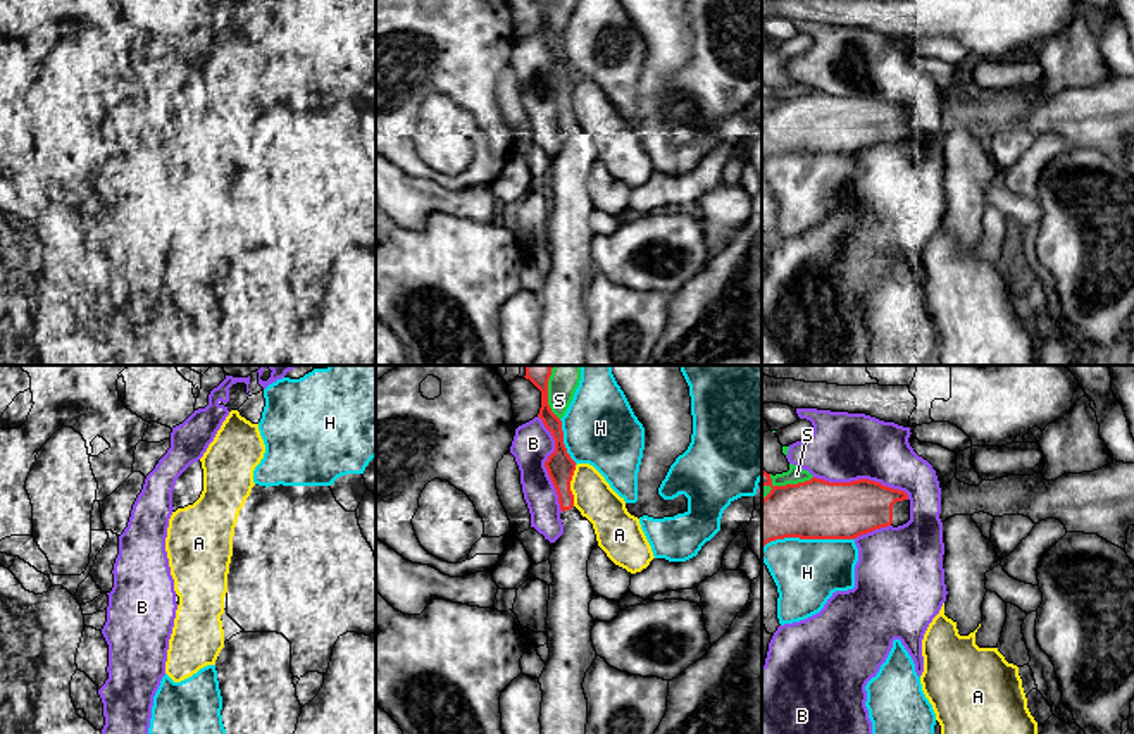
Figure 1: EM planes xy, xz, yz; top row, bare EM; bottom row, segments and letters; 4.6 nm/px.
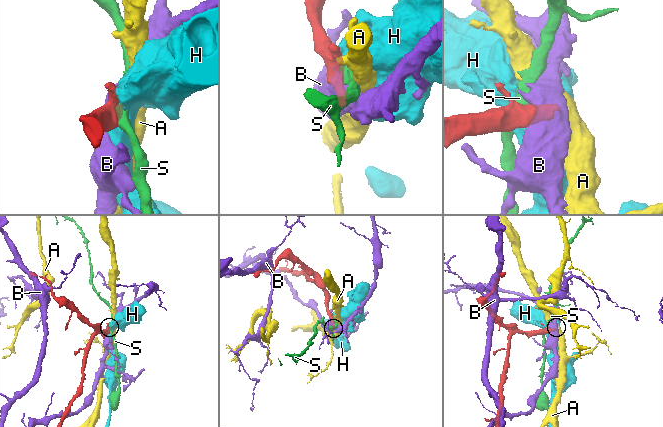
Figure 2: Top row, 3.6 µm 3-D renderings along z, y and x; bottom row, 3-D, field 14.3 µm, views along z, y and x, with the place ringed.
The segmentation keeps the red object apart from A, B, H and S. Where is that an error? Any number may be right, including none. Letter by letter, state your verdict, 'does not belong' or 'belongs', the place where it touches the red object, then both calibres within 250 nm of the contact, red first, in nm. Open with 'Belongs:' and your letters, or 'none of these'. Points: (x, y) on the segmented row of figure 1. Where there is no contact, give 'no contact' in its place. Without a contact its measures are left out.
Belongs: none of these
A: does not belong; meets red in xz at (569, 486); 130 nm thick on the red side, 190 nm on the other
B: does not belong; meets red in yz at (862, 479); 280 nm thick on the red side, 320 nm on the other
H: does not belong; meets red in yz at (807, 538); 280 nm thick on the red side, 300 nm on the other
S: does not belong; meets red in yz at (786, 485); 280 nm thick on the red side, 80 nm on the other

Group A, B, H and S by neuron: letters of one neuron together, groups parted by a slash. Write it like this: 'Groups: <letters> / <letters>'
Groups: A / B / H / S

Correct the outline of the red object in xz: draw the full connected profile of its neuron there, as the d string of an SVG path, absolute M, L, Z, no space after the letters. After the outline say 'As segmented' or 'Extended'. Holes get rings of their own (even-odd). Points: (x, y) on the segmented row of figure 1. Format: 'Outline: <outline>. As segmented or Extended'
Outline: M526 365L526 379L541 391L538 417L555 439L555 451L545 462L557 489L564 534L553 543L550 563L553 582L548 600L550 660L539 677L541 734L586 734L588 700L583 682L596 658L591 641L595 625L589 601L595 593L588 577L588 560L598 544L593 524L574 507L570 481L576 462L564 445L562 420L548 405L548 379L553 365Z. Extended

